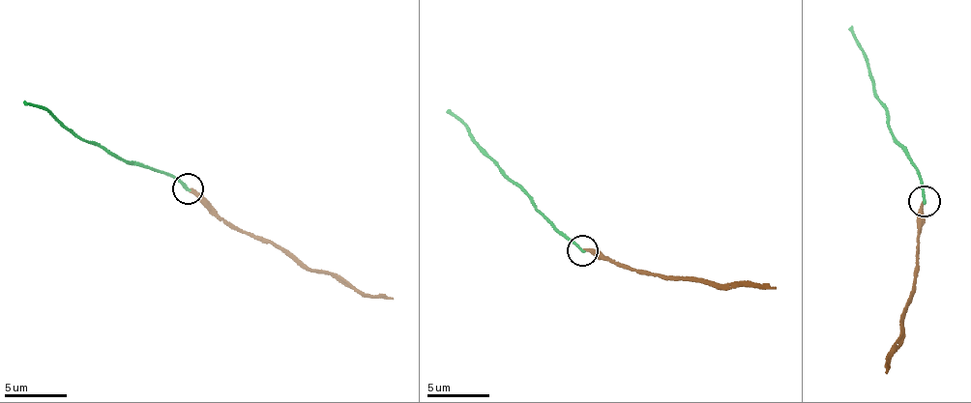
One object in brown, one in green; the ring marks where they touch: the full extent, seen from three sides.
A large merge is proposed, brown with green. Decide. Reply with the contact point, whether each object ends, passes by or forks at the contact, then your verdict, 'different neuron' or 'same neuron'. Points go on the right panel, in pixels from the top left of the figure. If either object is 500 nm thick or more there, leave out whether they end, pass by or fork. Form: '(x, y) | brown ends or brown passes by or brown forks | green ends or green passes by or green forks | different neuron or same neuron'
(925, 201) | brown ends | green ends | different neuron

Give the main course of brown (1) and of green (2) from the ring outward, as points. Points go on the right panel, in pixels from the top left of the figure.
1: (922, 202), (912, 294), (886, 373)
2: (925, 202), (917, 169), (888, 124), (871, 72), (856, 45), (852, 25)

